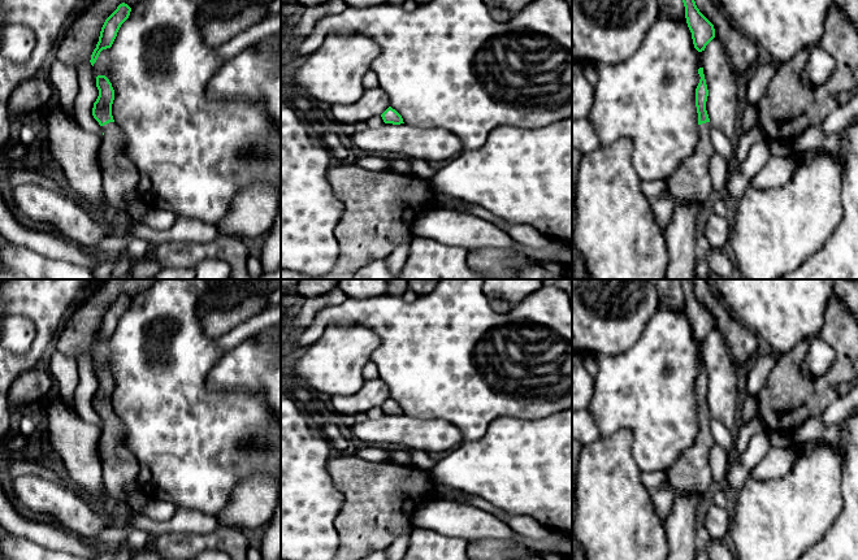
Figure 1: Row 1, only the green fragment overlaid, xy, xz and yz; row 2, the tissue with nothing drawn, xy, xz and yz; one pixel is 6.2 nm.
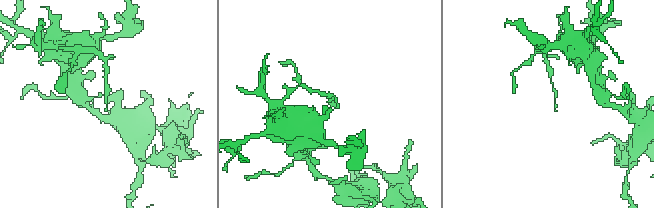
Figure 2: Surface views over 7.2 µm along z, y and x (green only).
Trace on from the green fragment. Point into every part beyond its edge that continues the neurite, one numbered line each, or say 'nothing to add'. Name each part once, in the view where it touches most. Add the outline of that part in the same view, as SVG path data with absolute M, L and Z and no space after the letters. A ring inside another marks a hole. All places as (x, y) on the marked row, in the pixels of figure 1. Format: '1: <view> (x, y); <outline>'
1: xy (120, 176); M116 122L103 126L103 139L99 147L99 165L103 174L103 192L113 208L129 212L125 196L136 188L139 172L126 156L126 138Z

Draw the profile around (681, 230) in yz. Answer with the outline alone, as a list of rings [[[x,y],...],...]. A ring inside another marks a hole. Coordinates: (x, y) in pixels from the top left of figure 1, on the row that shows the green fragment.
[[[673,201],[671,220],[666,227],[668,264],[664,279],[696,279],[697,218],[702,209],[699,203],[685,205]]]

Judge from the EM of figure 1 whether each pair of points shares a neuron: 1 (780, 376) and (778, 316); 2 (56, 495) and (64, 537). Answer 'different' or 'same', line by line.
1: different
2: different

